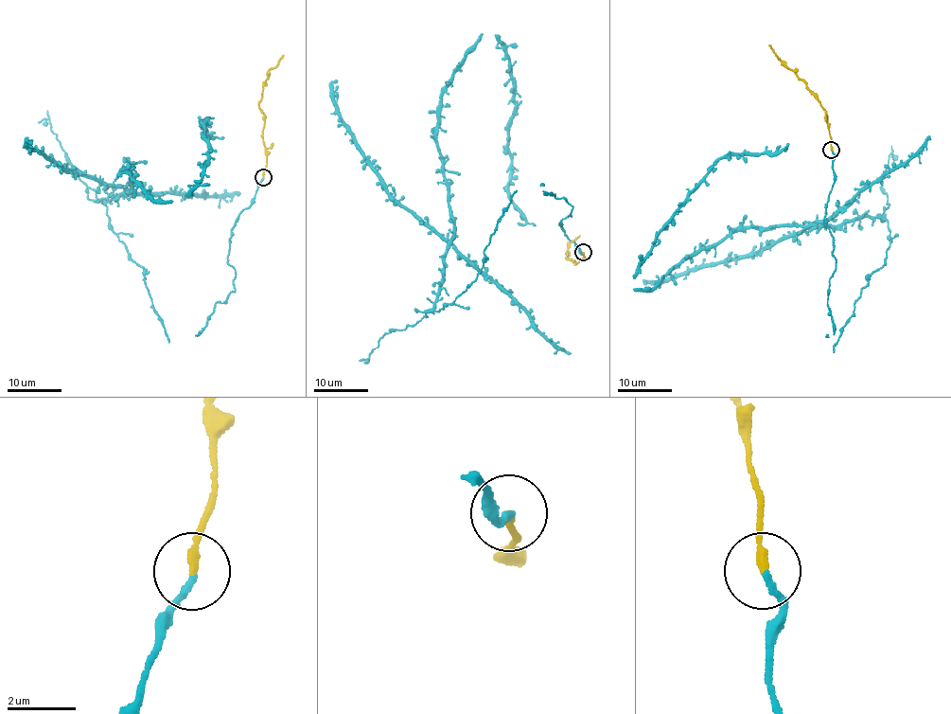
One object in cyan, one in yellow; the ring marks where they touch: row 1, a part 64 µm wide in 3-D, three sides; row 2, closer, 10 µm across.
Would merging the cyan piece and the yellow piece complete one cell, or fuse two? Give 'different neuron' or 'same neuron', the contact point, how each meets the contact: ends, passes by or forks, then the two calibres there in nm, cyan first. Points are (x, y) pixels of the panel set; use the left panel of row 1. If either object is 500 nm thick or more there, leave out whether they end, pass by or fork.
same neuron; at (263, 177); cyan ends there; yellow ends there; 190 nm thick on the cyan side, 240 nm on the other

